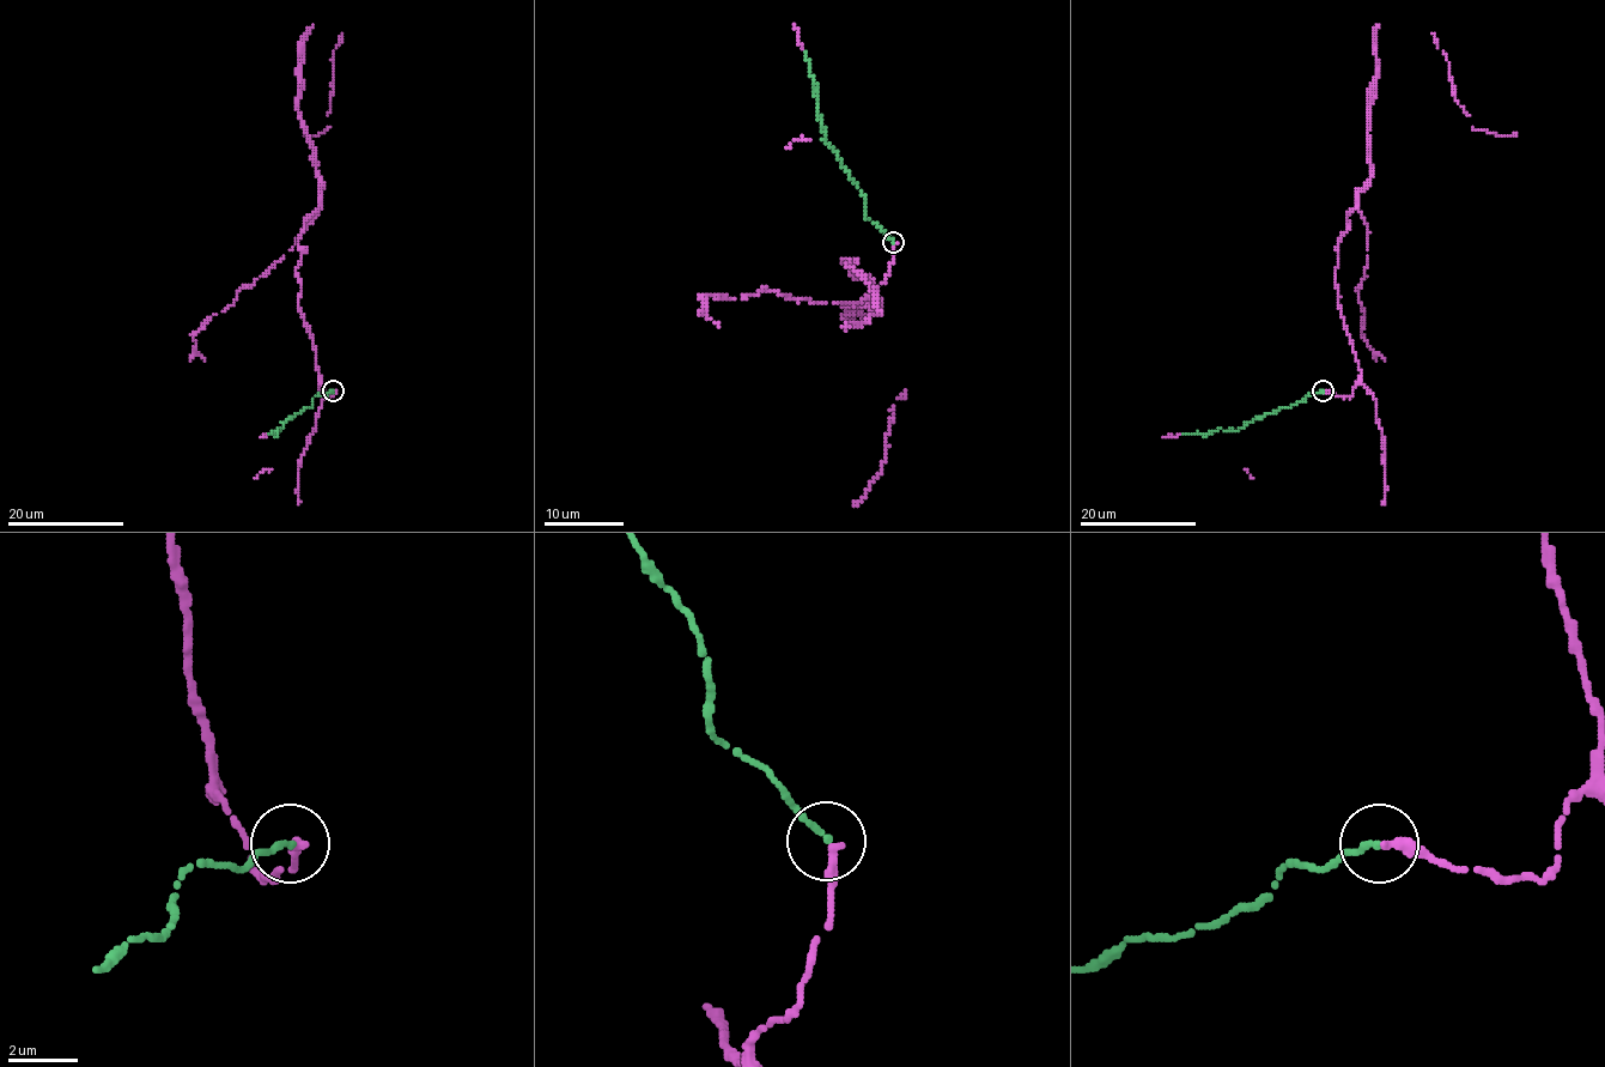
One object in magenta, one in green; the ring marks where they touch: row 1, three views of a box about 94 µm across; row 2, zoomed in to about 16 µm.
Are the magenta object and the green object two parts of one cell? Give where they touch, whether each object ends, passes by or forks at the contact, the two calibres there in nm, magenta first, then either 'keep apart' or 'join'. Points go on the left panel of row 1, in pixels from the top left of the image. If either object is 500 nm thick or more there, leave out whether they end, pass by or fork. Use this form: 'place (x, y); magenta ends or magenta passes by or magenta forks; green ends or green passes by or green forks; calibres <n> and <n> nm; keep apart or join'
place (333, 390); magenta ends; green ends; calibres 320 and 200 nm; join

